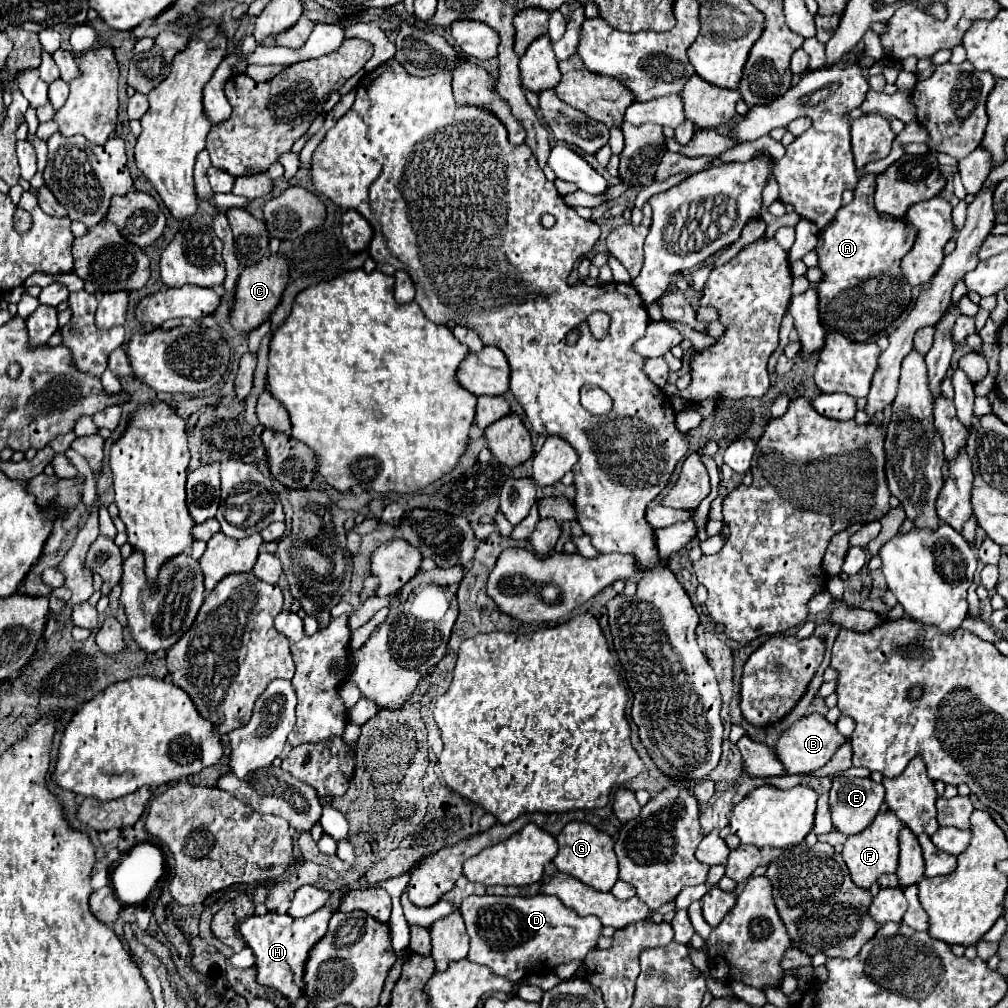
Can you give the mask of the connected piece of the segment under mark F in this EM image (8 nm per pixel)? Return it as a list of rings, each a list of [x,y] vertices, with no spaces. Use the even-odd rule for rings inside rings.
[[[886,810],[886,812],[880,812],[876,816],[876,820],[860,834],[856,836],[850,836],[846,842],[844,842],[844,862],[850,870],[850,876],[854,880],[856,886],[864,888],[864,890],[870,890],[870,886],[882,876],[882,874],[890,874],[890,872],[896,872],[898,868],[898,832],[902,828],[902,822],[896,818],[894,812]]]

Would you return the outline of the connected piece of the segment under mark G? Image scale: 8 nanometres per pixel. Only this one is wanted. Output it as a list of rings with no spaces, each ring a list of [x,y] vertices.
[[[570,822],[556,836],[556,840],[560,846],[558,856],[554,858],[558,872],[574,876],[580,882],[584,882],[584,884],[588,884],[600,892],[612,890],[612,886],[618,880],[618,860],[614,854],[614,840],[608,834],[596,830],[594,826],[590,826],[586,822]]]

